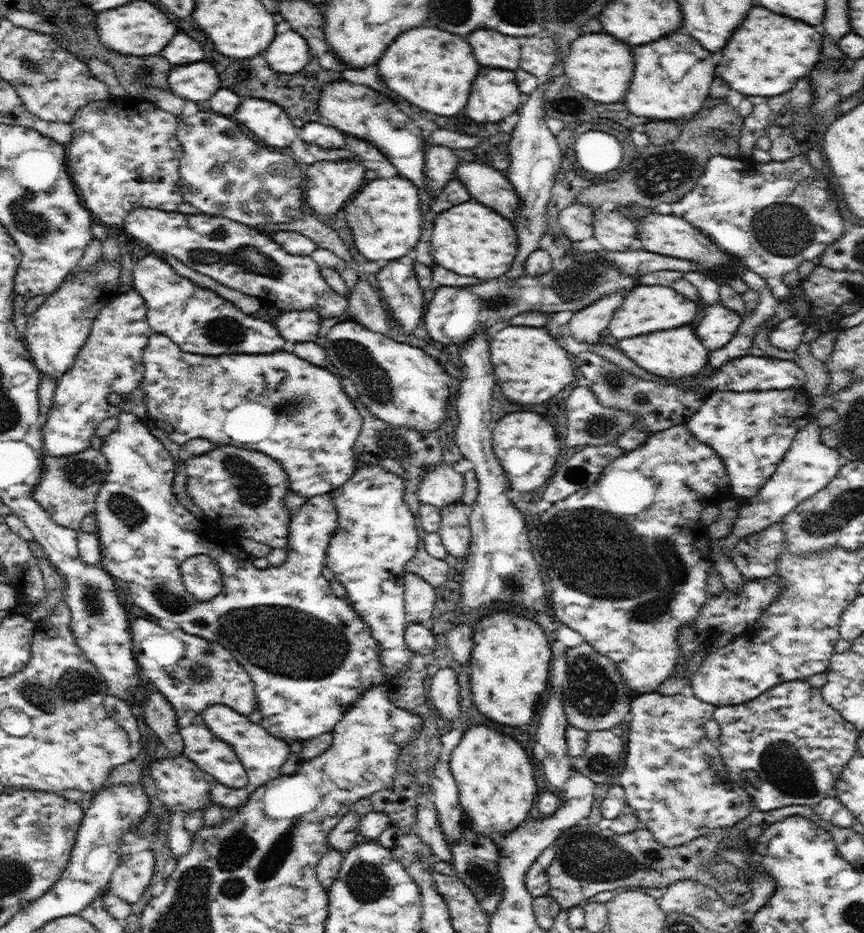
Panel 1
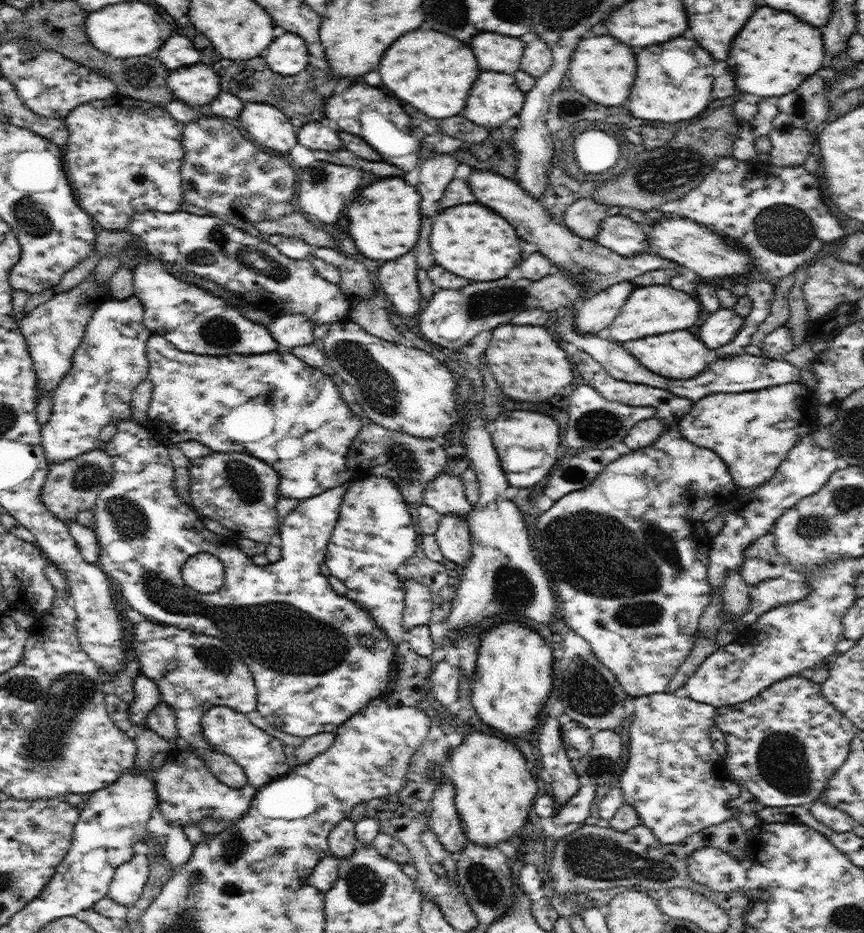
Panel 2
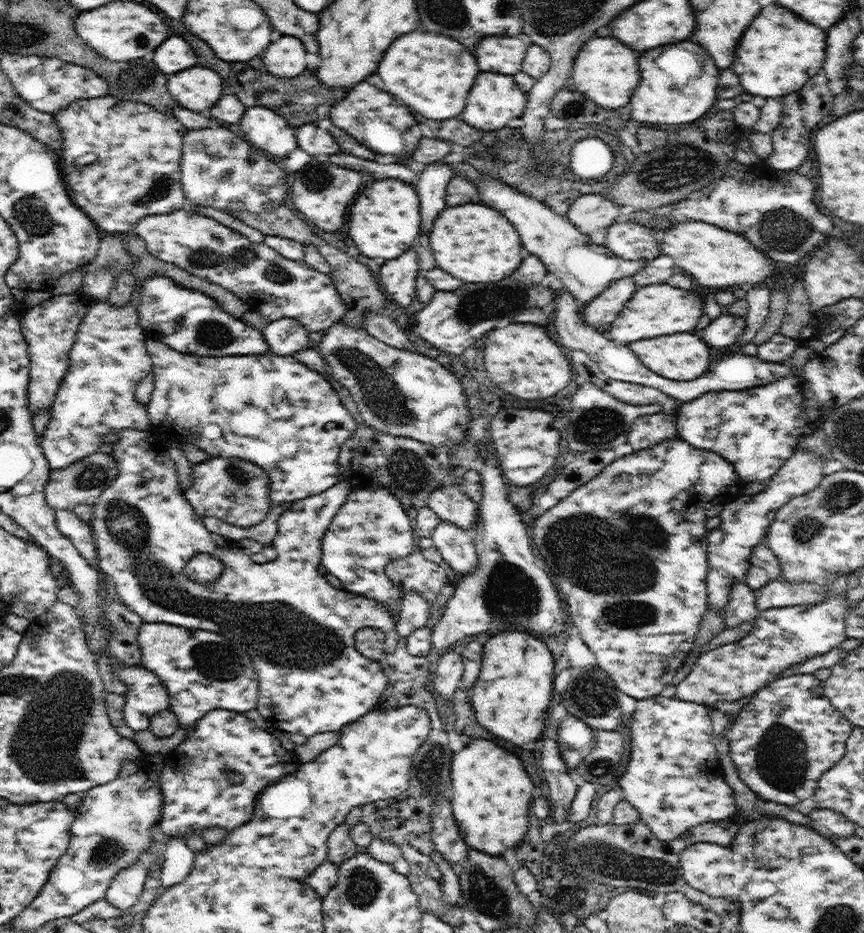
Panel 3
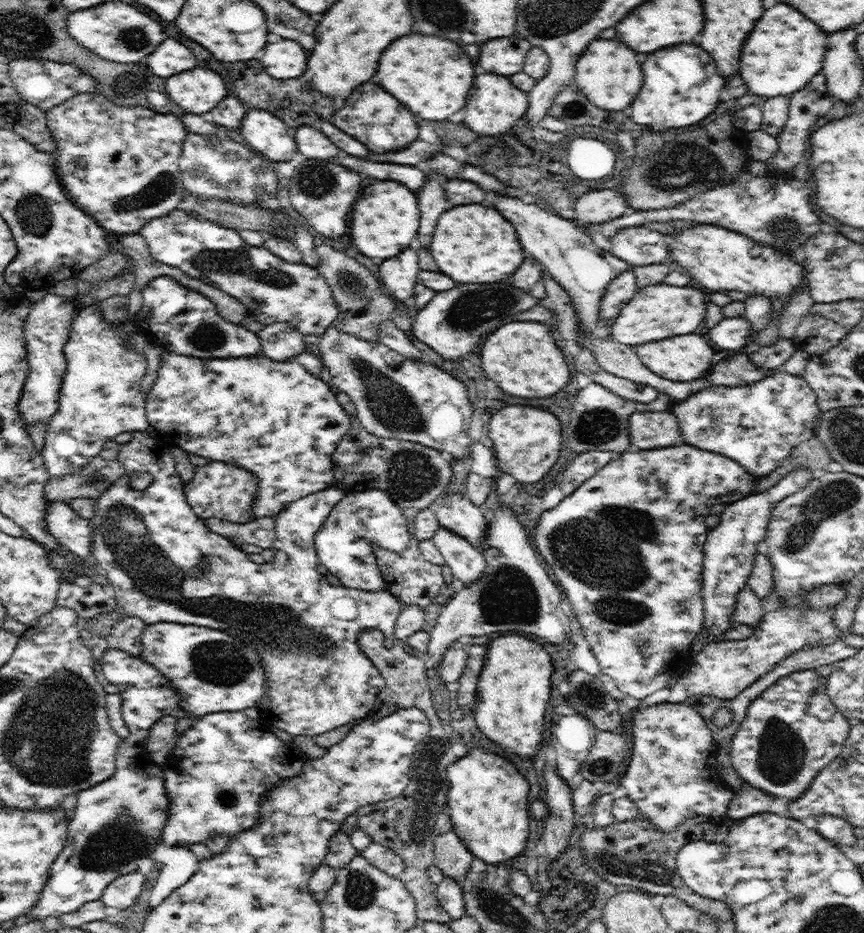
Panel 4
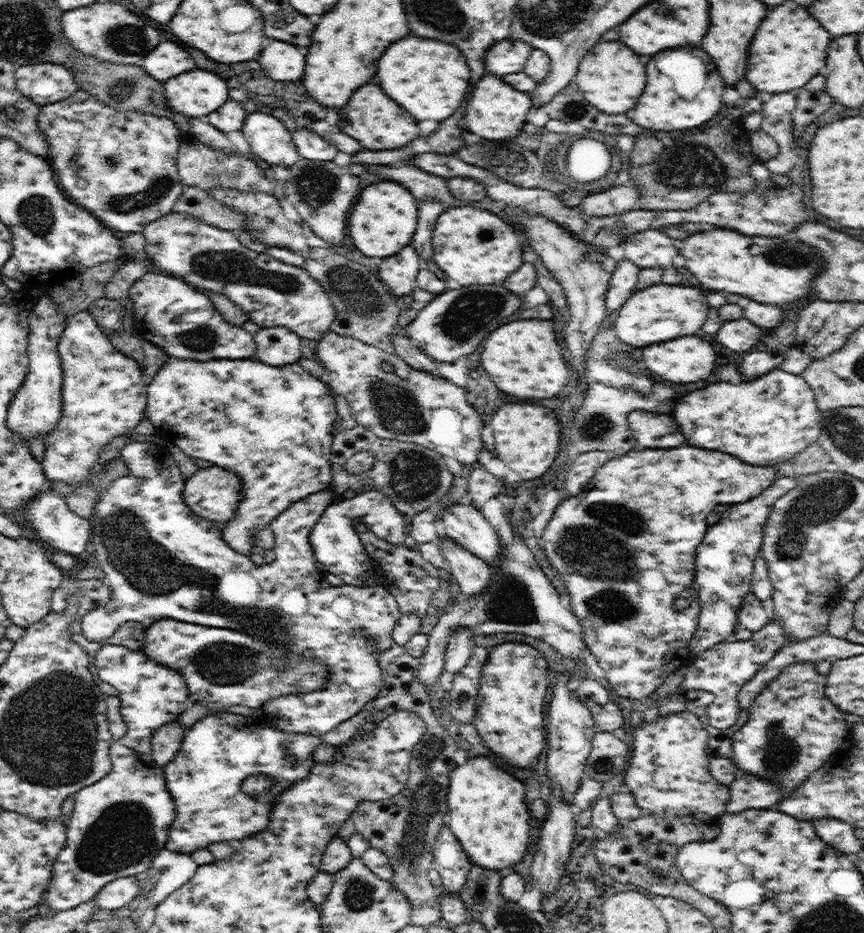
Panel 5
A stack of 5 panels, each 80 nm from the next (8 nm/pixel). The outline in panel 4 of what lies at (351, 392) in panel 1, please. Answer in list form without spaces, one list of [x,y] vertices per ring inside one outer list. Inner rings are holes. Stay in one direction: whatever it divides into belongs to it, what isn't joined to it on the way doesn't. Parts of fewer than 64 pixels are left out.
[[[339,394],[338,400],[351,416],[351,425],[332,454],[335,486],[344,489],[346,495],[370,489],[385,490],[410,520],[443,496],[444,486],[452,478],[452,469],[450,462],[442,457],[442,452],[419,442],[380,438],[360,424],[348,396]]]

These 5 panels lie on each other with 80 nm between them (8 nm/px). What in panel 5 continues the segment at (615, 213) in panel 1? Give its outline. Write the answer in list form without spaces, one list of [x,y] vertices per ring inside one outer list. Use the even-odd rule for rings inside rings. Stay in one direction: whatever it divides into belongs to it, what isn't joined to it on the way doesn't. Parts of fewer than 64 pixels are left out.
[[[648,229],[625,238],[620,246],[625,258],[641,269],[673,266],[674,256],[680,255],[679,242],[660,229]]]

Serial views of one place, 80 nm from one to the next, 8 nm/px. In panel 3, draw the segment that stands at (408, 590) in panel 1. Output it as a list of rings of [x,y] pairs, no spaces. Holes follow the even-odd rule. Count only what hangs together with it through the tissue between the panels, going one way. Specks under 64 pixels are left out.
[[[412,591],[404,596],[402,609],[395,624],[396,632],[401,640],[410,636],[412,632],[426,627],[431,607],[426,600],[420,598],[418,592],[414,594]]]

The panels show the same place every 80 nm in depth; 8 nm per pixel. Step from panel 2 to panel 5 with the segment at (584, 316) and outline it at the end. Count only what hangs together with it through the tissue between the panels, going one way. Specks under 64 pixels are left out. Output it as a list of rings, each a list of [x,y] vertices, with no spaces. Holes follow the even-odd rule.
[[[625,257],[617,262],[606,293],[606,308],[609,314],[618,314],[622,305],[636,292],[640,269]]]

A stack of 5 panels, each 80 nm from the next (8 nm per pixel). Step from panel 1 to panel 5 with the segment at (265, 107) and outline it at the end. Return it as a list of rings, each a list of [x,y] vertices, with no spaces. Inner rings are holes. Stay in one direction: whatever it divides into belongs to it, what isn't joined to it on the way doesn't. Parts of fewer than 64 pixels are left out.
[[[270,114],[248,115],[241,132],[252,153],[264,160],[267,167],[282,165],[290,168],[300,157],[292,133]]]

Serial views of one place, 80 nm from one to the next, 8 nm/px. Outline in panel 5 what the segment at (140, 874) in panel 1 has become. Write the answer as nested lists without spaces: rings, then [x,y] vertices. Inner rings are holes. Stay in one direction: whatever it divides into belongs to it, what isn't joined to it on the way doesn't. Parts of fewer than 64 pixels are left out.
[[[136,875],[115,878],[99,890],[94,898],[95,906],[109,911],[122,908],[136,898],[142,885],[142,881],[139,881]]]

